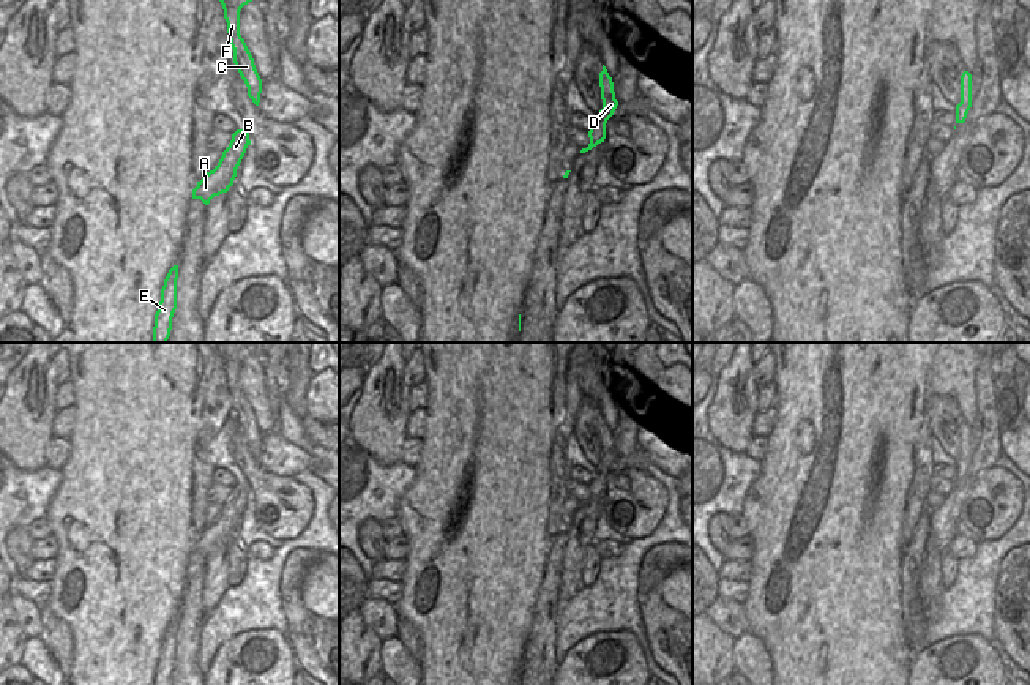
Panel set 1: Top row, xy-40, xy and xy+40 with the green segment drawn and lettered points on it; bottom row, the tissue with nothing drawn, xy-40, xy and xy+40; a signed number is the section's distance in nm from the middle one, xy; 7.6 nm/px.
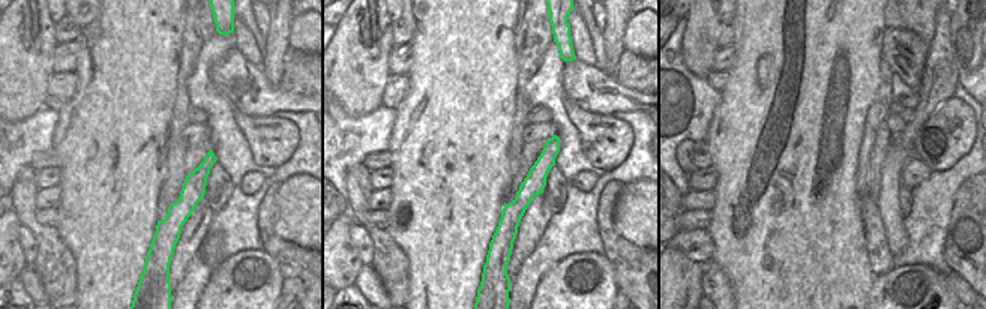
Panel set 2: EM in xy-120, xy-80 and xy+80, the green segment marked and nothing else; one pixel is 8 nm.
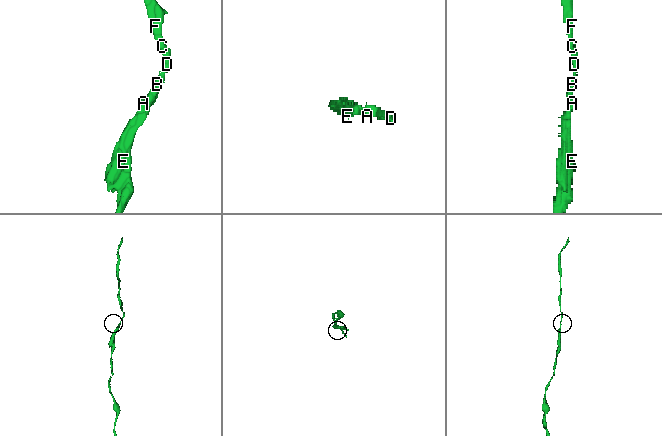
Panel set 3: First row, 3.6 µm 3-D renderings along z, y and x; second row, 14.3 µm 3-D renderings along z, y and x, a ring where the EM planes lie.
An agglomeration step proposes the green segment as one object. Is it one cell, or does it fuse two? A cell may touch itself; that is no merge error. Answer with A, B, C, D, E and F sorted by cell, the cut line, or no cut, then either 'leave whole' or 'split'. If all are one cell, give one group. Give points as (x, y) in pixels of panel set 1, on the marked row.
A B C D E F | no cut | leave whole

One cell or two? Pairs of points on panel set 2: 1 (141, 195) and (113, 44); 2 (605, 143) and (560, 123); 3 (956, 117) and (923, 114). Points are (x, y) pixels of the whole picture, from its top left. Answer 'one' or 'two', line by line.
1: one
2: two
3: two

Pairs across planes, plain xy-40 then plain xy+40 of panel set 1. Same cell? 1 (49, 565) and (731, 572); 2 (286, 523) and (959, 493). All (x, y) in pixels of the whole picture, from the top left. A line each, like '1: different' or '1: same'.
1: same
2: different

